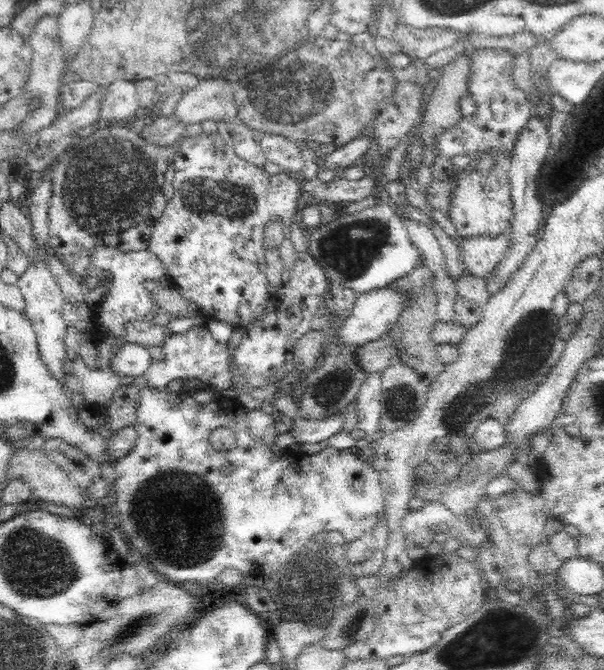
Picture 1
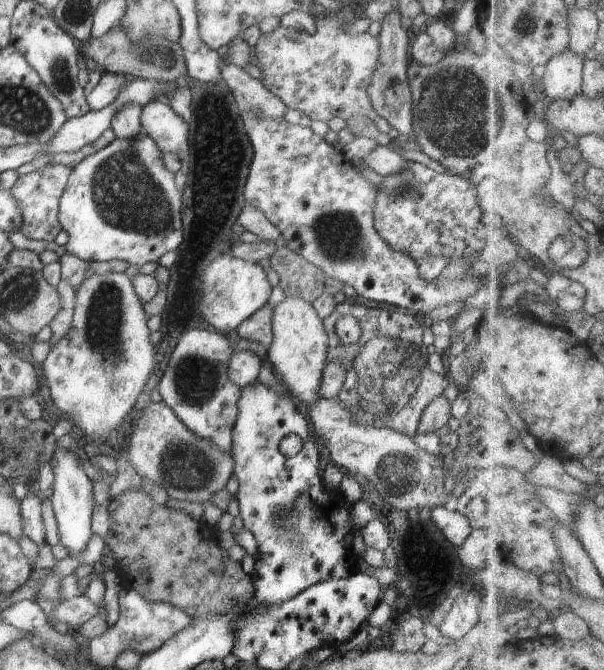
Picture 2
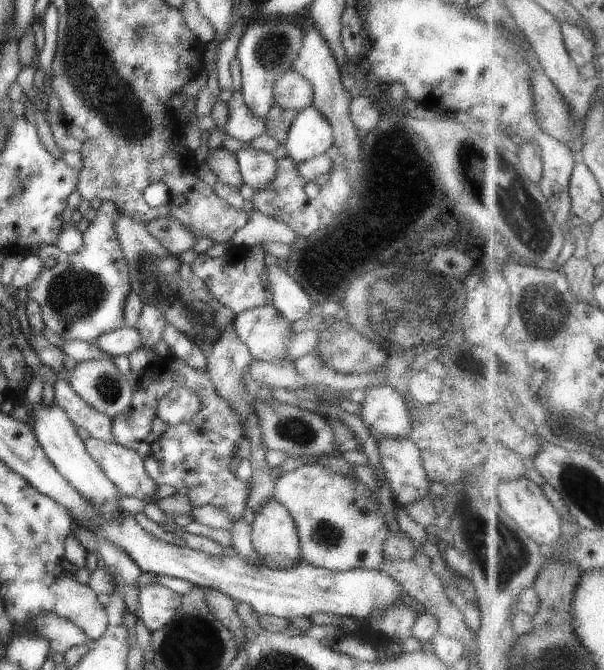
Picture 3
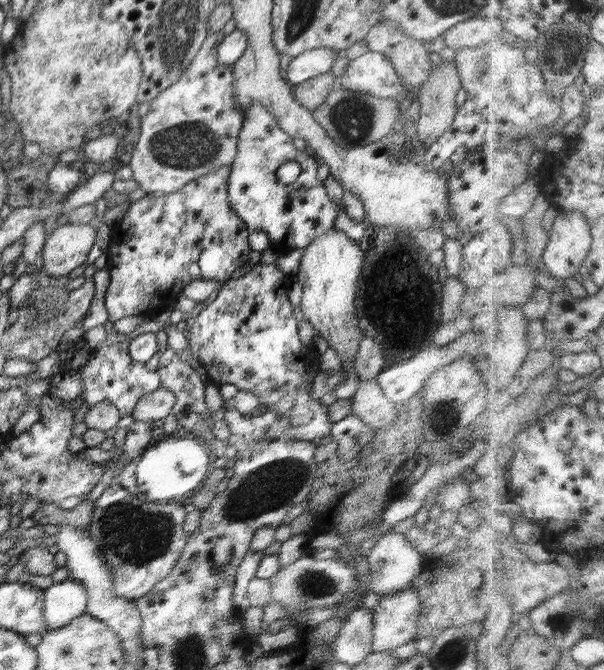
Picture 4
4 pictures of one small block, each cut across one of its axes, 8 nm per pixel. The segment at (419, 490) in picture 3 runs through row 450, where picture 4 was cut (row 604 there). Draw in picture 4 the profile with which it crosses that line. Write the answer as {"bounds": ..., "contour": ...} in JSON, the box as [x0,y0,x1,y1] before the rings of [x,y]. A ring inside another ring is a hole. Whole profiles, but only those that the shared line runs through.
{"bounds":[373,589,420,654],"contour":[[[404,589],[392,594],[382,595],[379,604],[373,608],[373,652],[391,654],[395,648],[415,641],[417,636],[417,618],[419,615],[420,596],[412,589]]]}

